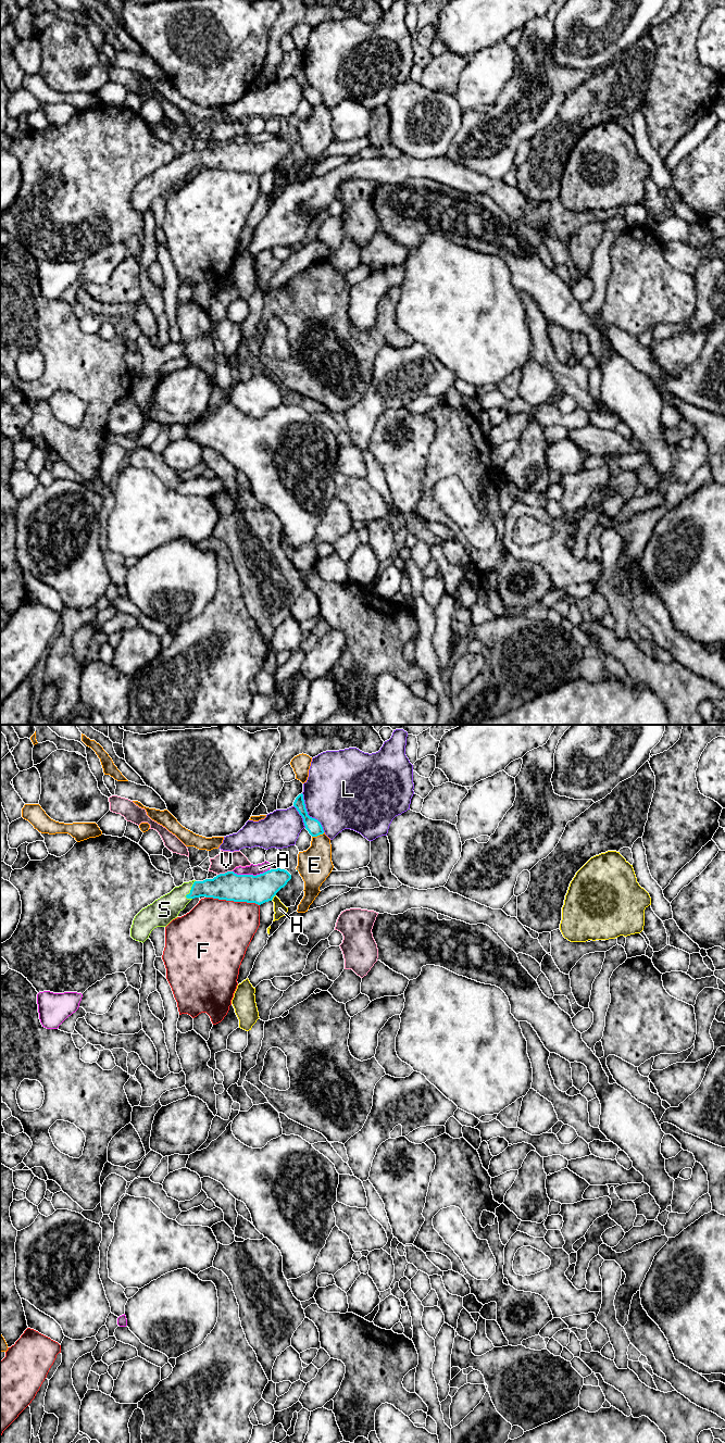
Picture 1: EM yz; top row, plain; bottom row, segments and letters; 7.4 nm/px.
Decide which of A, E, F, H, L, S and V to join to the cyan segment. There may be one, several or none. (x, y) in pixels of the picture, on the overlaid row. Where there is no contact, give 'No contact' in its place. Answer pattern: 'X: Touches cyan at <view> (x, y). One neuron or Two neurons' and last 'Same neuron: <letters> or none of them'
A: Touches cyan at yz (250, 875). Two neurons
E: Touches cyan at yz (317, 835). Two neurons
F: Touches cyan at yz (233, 900). Two neurons
H: Touches cyan at yz (273, 896). Two neurons
L: Touches cyan at yz (307, 814). Two neurons
S: Touches cyan at yz (190, 890). One neuron
V: Touches cyan at yz (225, 873). Two neurons
Same neuron: S

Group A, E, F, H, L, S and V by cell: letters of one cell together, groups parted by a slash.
A / E / F / H / L / S / V

